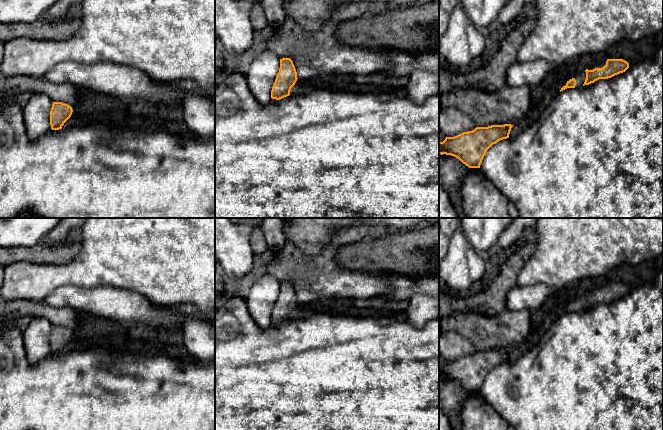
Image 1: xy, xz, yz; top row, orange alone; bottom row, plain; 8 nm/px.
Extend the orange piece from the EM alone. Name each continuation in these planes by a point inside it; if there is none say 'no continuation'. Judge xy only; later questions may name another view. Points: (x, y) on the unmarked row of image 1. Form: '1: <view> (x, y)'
no continuation

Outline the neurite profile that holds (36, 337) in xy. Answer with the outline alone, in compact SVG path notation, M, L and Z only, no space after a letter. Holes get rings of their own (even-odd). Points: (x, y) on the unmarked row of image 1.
M43 317L31 318L31 321L23 332L23 342L26 357L31 365L51 355L50 335L53 325Z

